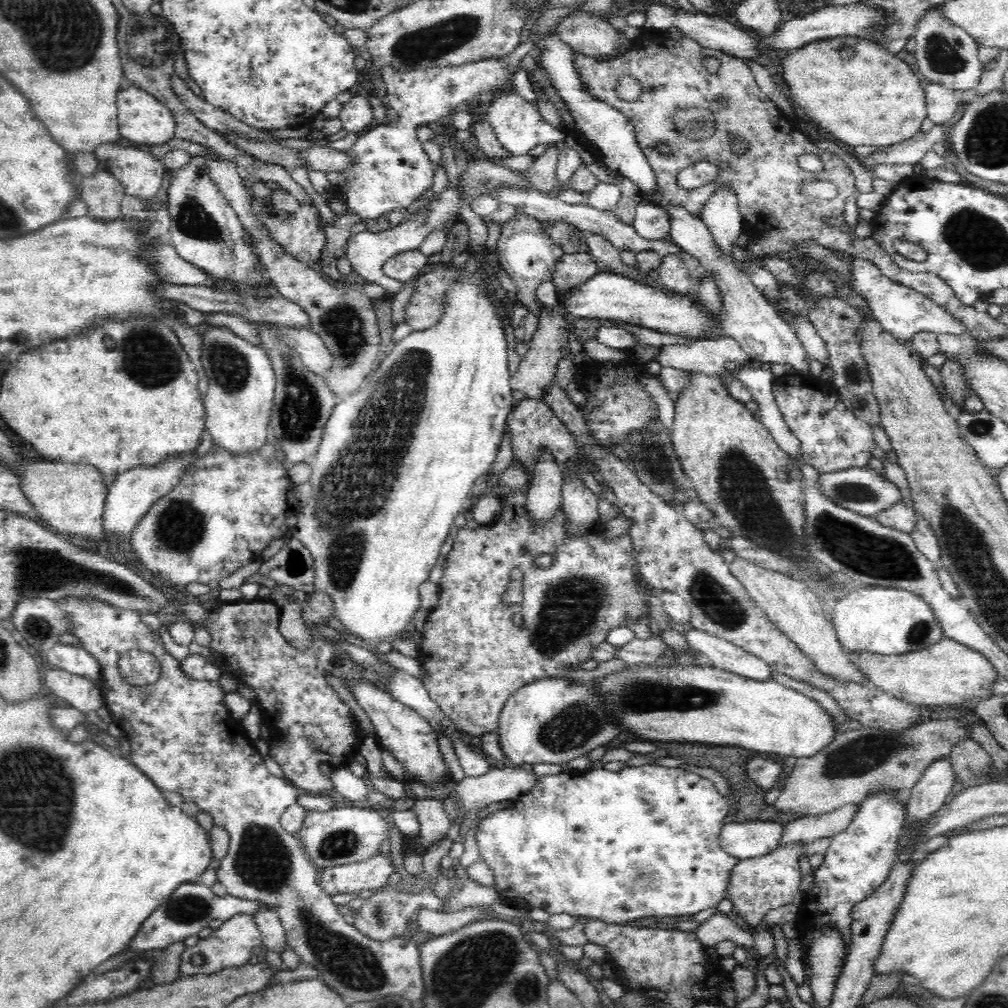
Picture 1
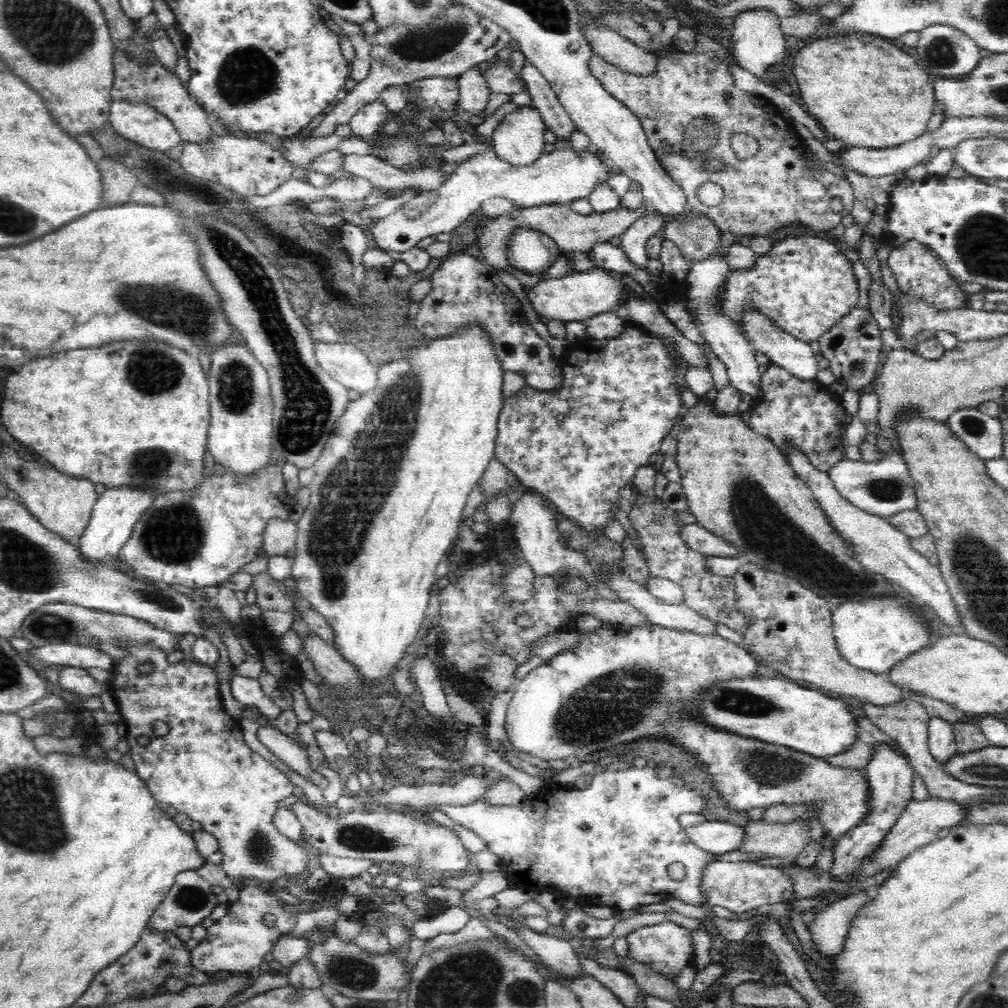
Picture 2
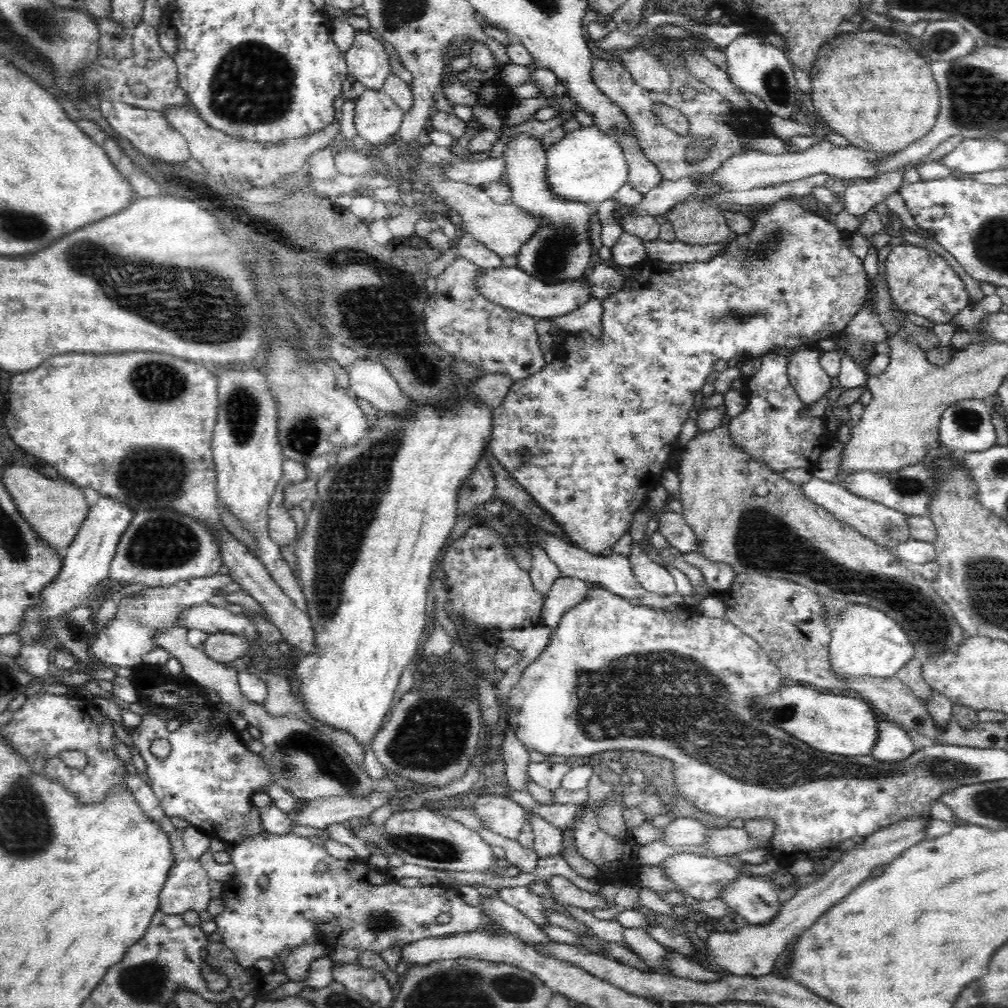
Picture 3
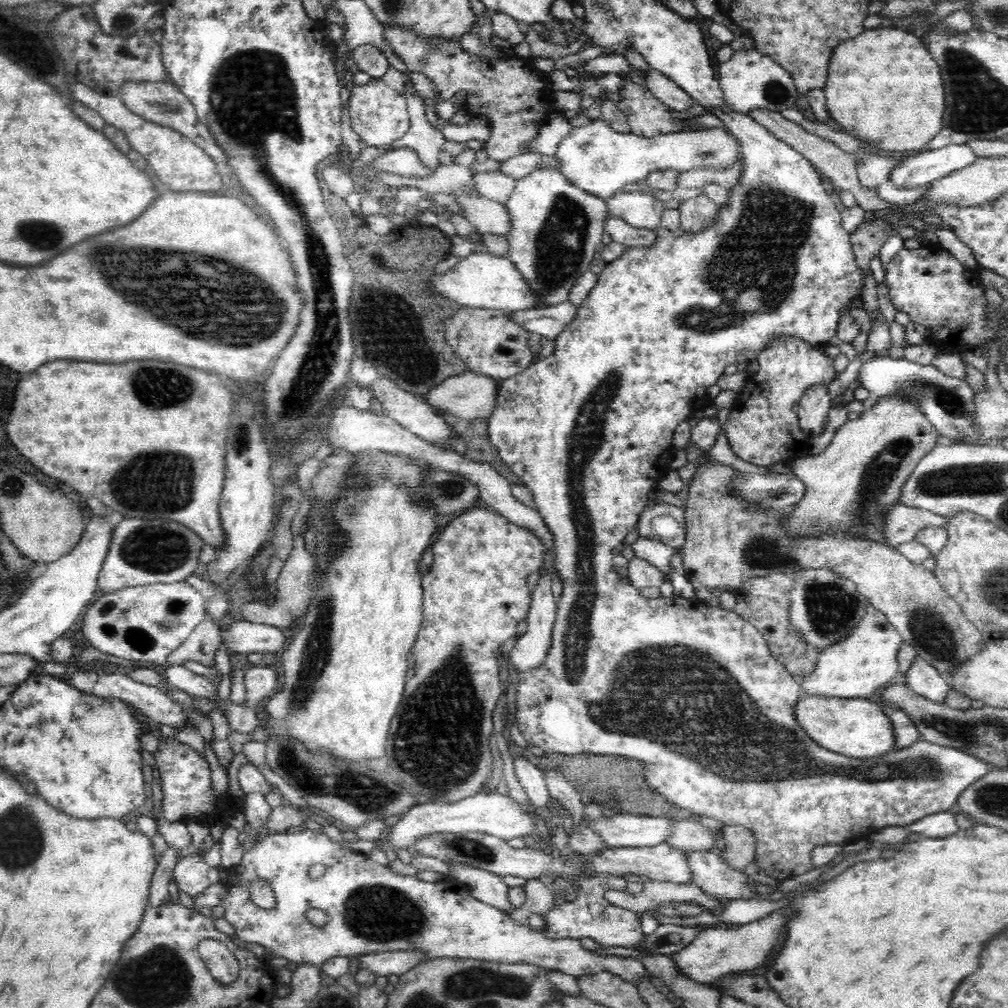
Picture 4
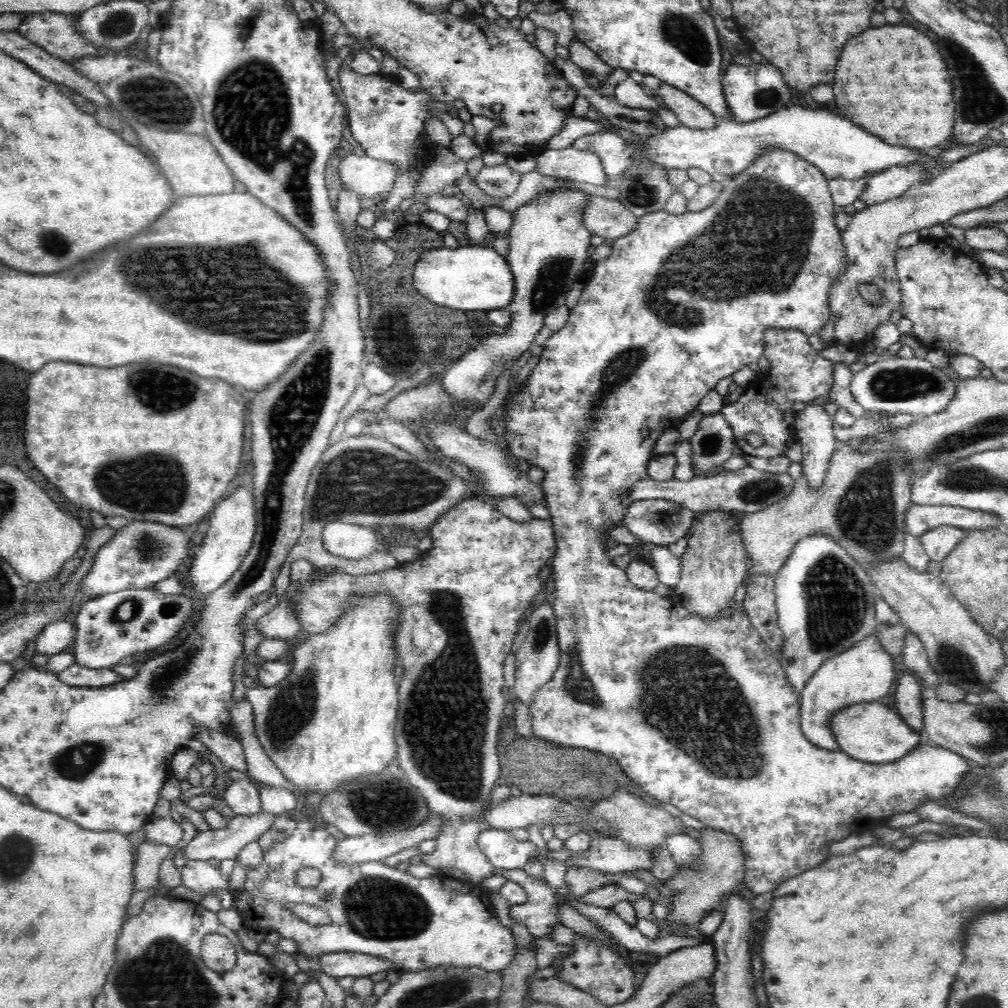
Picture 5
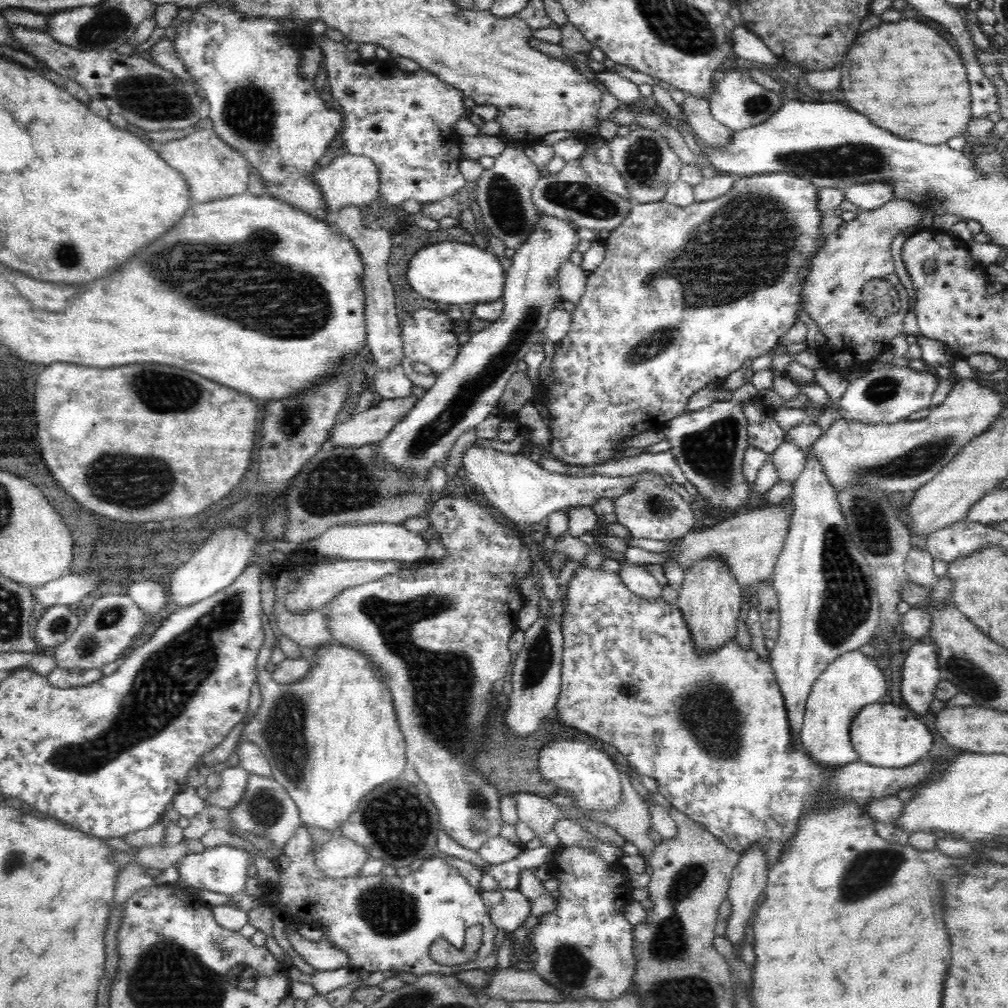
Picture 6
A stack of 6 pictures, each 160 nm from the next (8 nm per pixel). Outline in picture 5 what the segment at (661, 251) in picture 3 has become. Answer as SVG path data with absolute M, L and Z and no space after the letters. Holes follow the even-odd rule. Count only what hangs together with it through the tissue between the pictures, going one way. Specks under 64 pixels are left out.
M587 195L582 223L594 235L617 239L626 236L638 222L638 217L622 205L621 200Z

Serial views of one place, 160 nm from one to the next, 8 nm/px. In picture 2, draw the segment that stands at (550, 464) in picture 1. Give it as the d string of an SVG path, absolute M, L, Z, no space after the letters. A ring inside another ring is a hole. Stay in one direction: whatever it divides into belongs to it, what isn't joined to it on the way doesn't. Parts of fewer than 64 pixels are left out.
M530 489L513 504L511 516L506 522L512 525L520 552L527 560L527 564L534 569L535 576L548 576L560 568L572 567L578 568L588 580L594 578L594 571L589 566L587 558L581 552L573 551L560 543L560 534L556 530L558 514L558 508L551 504L549 498L537 490Z

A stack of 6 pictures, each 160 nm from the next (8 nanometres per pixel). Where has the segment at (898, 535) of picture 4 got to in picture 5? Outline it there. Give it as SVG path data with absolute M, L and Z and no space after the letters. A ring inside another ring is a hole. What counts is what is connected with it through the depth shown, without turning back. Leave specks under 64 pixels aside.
M912 504L907 508L905 522L907 534L915 537L943 525L966 530L1001 528L997 516L988 512L966 511L964 507L948 505Z

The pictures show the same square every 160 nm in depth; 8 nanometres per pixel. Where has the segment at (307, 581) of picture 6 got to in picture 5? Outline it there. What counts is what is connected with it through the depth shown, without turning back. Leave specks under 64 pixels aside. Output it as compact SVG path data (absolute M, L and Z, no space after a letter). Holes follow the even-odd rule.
M286 599L280 601L273 610L259 618L254 628L258 628L265 638L289 640L302 630L302 625L296 619L296 611L292 611L292 605Z

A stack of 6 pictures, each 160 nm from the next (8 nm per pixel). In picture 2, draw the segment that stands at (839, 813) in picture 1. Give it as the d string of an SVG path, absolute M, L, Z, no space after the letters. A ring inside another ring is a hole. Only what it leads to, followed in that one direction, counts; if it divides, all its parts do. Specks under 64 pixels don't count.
M748 821L743 828L740 852L794 861L812 838L805 822Z

